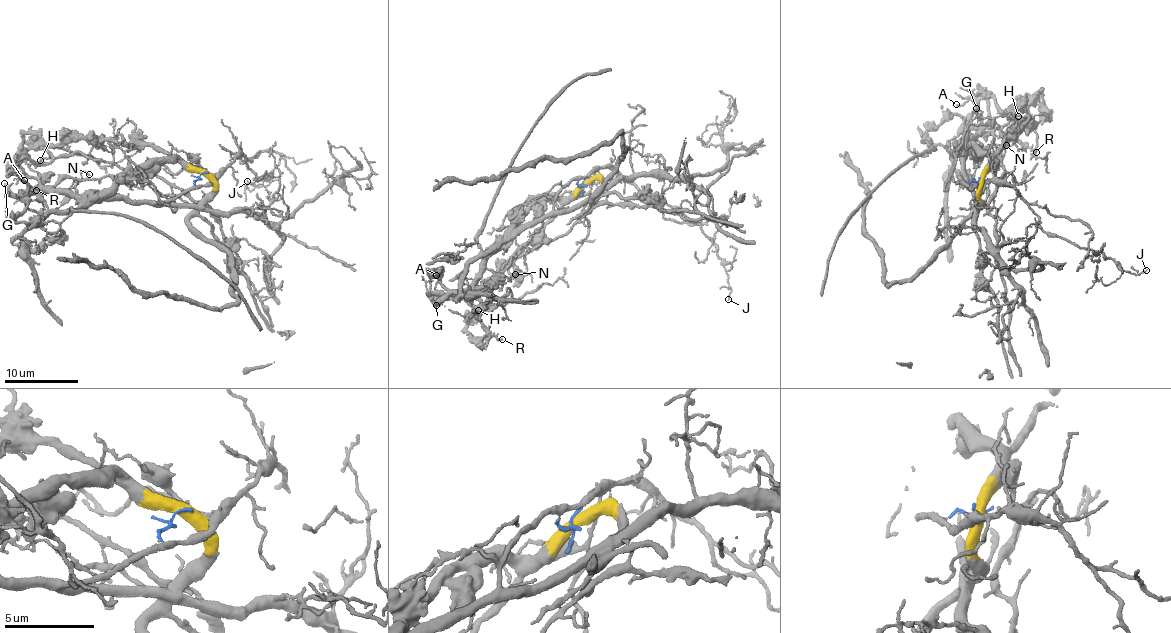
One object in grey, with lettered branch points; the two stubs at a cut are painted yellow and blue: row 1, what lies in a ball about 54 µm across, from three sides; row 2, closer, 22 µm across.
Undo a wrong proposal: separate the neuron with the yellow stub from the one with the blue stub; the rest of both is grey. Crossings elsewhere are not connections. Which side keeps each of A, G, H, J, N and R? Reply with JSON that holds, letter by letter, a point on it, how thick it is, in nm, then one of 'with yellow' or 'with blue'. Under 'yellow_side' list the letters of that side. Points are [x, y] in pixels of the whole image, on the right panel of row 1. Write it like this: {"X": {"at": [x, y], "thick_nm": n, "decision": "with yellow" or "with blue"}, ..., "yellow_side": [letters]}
{"A": {"at": [956, 104], "thick_nm": 90, "decision": "with yellow"}, "G": {"at": [976, 108], "thick_nm": 70, "decision": "with yellow"}, "H": {"at": [1018, 116], "thick_nm": 130, "decision": "with yellow"}, "J": {"at": [1146, 270], "thick_nm": 150, "decision": "with blue"}, "N": {"at": [1006, 145], "thick_nm": 140, "decision": "with yellow"}, "R": {"at": [1036, 152], "thick_nm": 140, "decision": "with yellow"}, "yellow_side": ["A", "G", "H", "N", "R"]}

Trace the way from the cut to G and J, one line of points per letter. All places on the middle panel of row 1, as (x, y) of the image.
G: (588, 179), (579, 189), (512, 216), (504, 237), (500, 238), (469, 287), (446, 295), (435, 305)
J: (587, 179), (581, 186), (578, 180), (610, 167), (699, 226), (729, 284), (728, 300)

